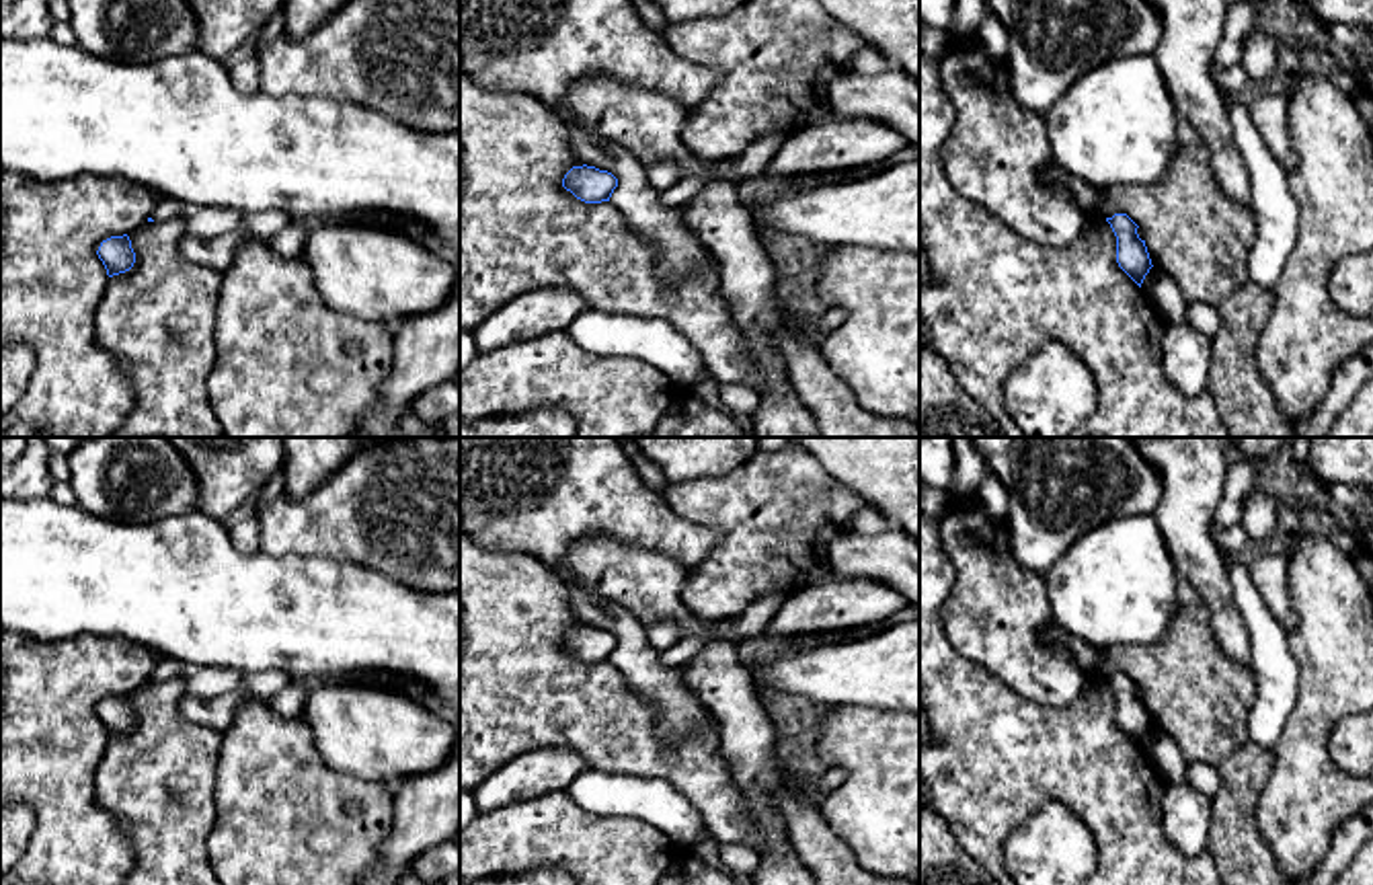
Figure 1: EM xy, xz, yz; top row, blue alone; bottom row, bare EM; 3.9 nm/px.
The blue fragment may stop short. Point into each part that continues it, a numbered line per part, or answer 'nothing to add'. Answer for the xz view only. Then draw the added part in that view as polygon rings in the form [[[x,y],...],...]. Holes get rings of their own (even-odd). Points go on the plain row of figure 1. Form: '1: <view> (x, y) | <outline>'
nothing to add

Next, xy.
nothing to add

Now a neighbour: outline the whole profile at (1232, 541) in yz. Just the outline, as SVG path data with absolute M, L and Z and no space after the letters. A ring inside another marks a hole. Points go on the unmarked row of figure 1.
M1238 522L1227 530L1213 526L1213 540L1225 556L1233 556L1246 546L1250 538L1242 522Z

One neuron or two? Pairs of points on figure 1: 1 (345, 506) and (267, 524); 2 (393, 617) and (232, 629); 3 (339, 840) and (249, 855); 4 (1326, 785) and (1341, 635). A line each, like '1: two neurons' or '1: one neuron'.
1: one neuron
2: one neuron
3: one neuron
4: one neuron

